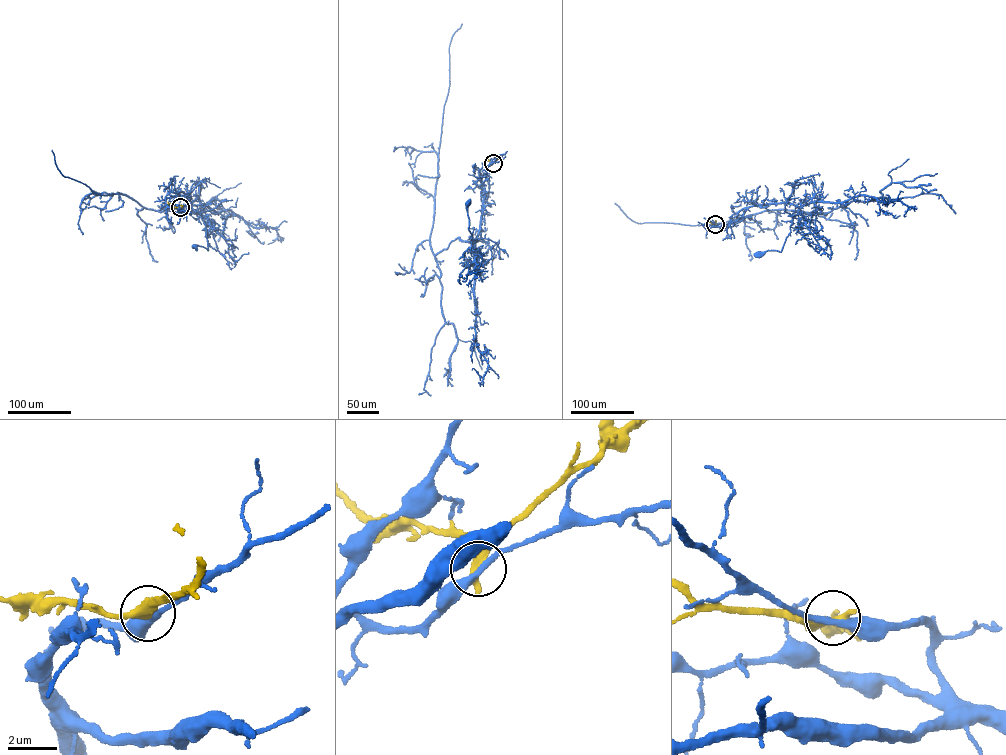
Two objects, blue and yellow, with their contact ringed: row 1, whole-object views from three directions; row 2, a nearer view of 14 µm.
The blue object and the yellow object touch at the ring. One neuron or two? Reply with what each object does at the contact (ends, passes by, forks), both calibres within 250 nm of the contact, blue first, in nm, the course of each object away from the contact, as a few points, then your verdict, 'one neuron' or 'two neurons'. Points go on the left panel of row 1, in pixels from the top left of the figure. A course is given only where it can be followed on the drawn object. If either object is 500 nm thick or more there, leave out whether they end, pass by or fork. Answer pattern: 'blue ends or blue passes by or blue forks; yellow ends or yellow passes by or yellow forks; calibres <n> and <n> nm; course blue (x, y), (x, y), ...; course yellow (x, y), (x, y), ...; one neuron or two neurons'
blue passes by; yellow ends; calibres 320 and 440 nm; course blue (180, 207), (181, 213), (173, 202), (179, 195), (190, 199), (190, 206), (206, 227), (208, 250), (194, 246); course yellow (180, 207), (167, 202); two neurons

